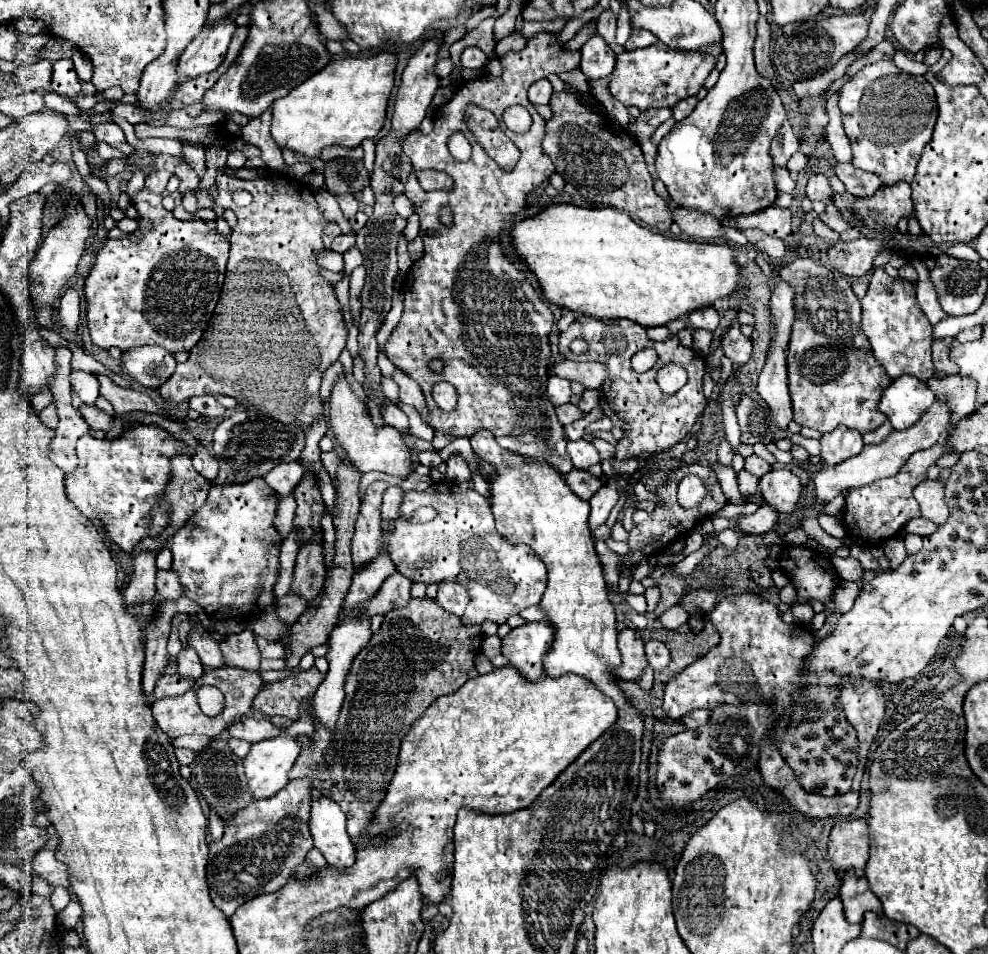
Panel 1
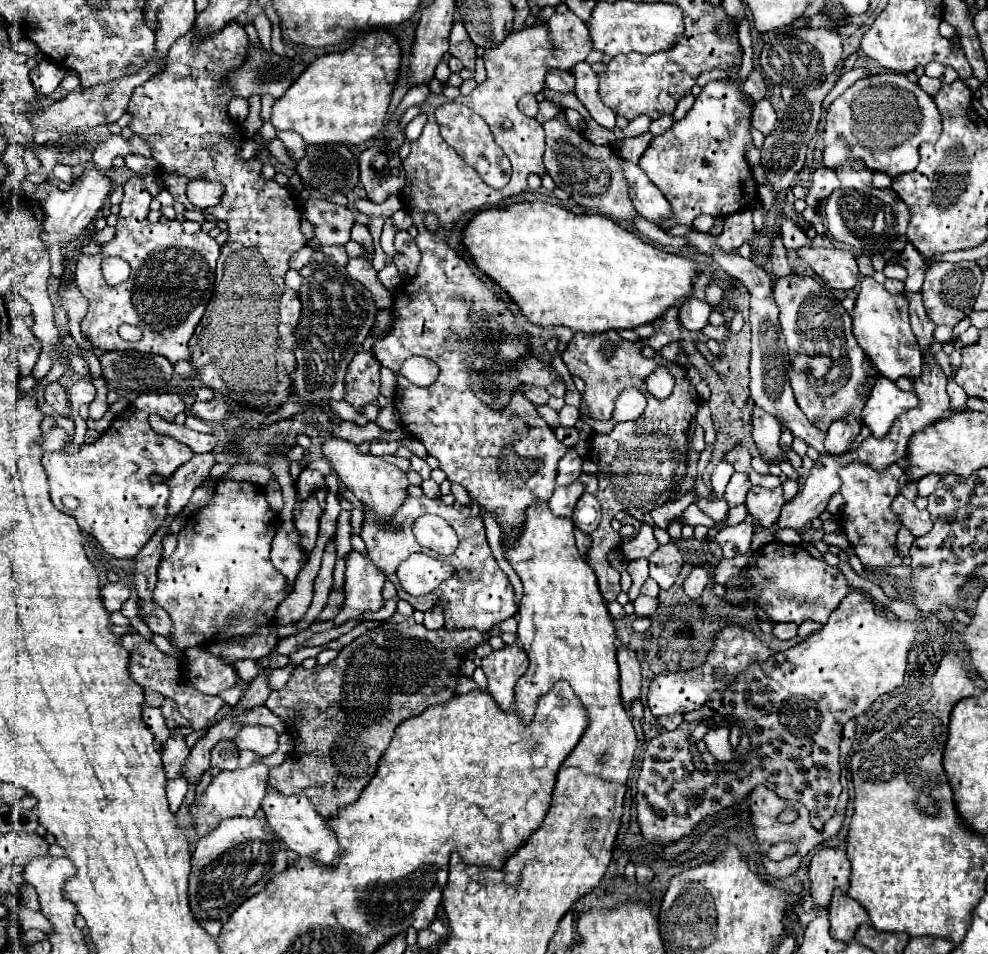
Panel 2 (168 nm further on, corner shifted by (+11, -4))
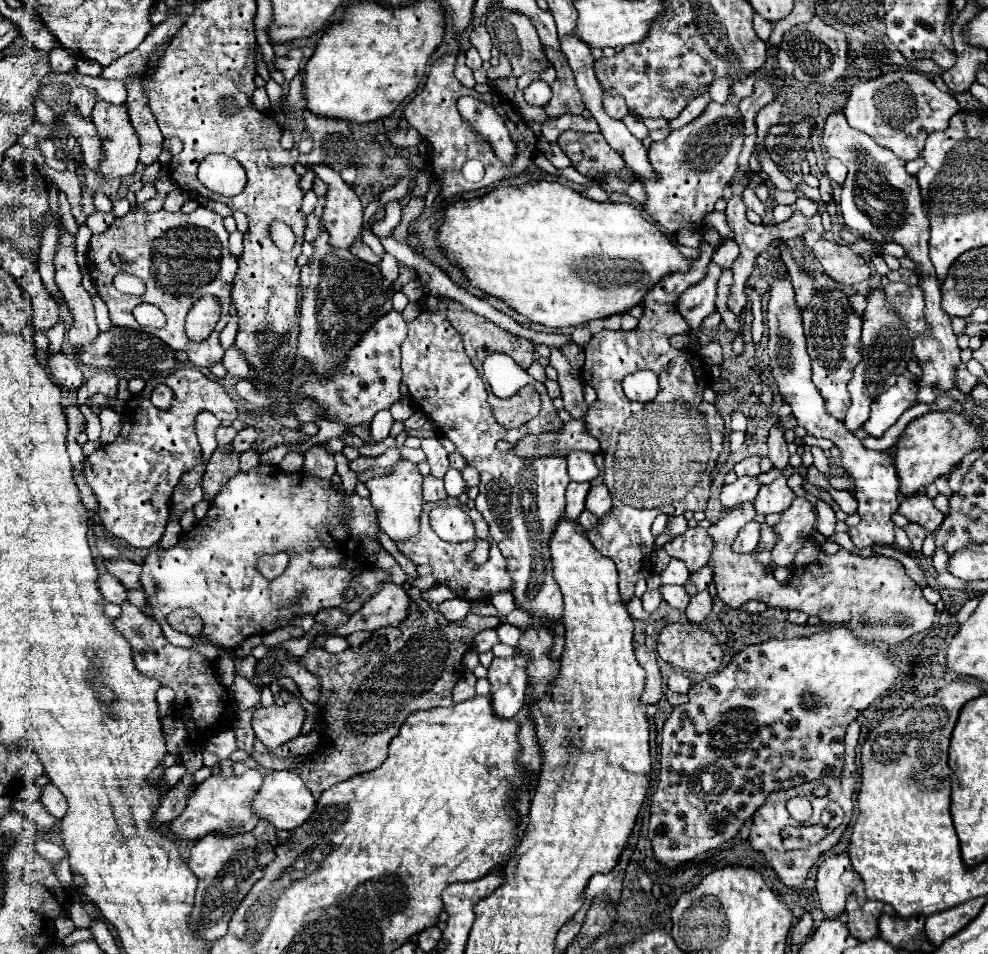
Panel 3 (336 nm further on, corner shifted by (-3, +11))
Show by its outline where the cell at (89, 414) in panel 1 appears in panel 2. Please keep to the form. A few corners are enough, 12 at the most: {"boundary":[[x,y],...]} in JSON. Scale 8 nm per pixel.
{"boundary":[[59,381],[45,387],[45,403],[59,415],[71,415],[67,393]]}

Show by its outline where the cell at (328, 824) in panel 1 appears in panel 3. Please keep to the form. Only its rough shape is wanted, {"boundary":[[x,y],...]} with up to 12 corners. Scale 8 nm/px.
{"boundary":[[291,770],[267,774],[255,812],[293,830],[317,800]]}

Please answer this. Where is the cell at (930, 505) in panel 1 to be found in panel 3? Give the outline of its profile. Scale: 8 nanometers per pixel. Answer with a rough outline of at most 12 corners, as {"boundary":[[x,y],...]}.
{"boundary":[[923,492],[907,496],[899,514],[933,532],[945,518]]}

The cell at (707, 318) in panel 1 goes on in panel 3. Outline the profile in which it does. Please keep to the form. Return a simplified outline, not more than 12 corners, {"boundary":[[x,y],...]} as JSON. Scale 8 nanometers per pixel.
{"boundary":[[711,262],[707,276],[677,302],[691,333],[715,312],[721,268]]}

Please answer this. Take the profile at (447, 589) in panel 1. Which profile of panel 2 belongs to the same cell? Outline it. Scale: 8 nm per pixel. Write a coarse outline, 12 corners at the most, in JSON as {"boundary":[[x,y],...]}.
{"boundary":[[433,609],[425,613],[427,629],[441,629],[443,615],[441,609]]}

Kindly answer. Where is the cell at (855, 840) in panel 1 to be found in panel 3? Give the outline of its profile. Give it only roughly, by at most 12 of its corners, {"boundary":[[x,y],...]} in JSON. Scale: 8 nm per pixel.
{"boundary":[[847,852],[829,854],[817,870],[825,916],[839,916],[849,894],[865,902],[863,880]]}

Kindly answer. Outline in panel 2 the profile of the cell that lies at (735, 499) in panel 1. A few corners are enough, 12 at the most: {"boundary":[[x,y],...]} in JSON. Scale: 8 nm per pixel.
{"boundary":[[753,525],[723,527],[713,541],[727,559],[749,551]]}

